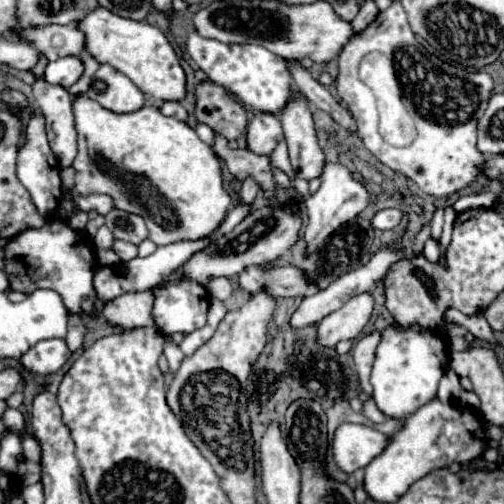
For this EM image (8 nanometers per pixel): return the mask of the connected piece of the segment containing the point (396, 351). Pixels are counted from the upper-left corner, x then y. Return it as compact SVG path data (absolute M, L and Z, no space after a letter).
M417 323L409 327L391 325L383 329L371 373L373 399L377 407L393 419L403 419L415 413L421 405L435 399L437 385L443 373L447 371L447 363L449 349L441 333L417 327Z

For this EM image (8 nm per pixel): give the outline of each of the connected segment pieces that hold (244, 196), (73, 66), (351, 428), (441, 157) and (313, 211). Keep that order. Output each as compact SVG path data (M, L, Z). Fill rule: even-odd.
M249 177L249 179L245 179L243 181L243 185L241 185L241 201L243 203L253 203L255 201L255 197L257 197L257 191L259 191L259 185L255 183L255 179L253 177Z
M69 55L65 59L57 59L57 61L51 61L45 69L45 75L43 79L53 83L53 85L61 85L65 89L69 89L73 83L79 81L79 77L83 75L83 61Z
M343 423L333 435L333 461L343 473L367 467L387 445L387 435L355 423Z
M393 1L391 7L381 11L365 31L361 31L361 33L353 35L353 39L349 39L349 43L339 53L339 75L337 75L335 83L337 83L337 93L339 93L341 101L347 105L347 109L351 111L351 115L357 121L359 135L361 135L365 147L383 165L413 179L425 193L429 193L433 197L445 197L449 193L461 191L463 187L467 187L469 183L473 183L477 179L477 175L479 175L477 165L483 161L483 155L477 151L477 145L475 145L477 143L477 119L483 115L483 111L487 107L487 101L489 101L491 89L493 89L493 81L485 71L469 73L465 69L459 69L459 67L447 63L447 61L441 61L439 57L433 57L423 45L417 43L411 27L407 23L405 9L401 7L399 1ZM369 51L381 51L383 55L389 55L395 63L397 81L401 83L401 89L407 91L405 99L411 103L413 115L417 115L417 117L413 117L413 121L417 123L417 139L413 139L411 147L389 147L389 143L385 143L385 139L381 139L381 135L377 135L377 115L373 115L373 95L369 95L369 87L365 87L365 83L361 83L357 79L357 67Z
M325 161L323 167L323 175L321 175L321 187L315 195L307 195L305 197L305 207L307 207L307 229L303 239L307 241L307 251L315 251L321 247L321 243L343 223L355 219L369 203L369 193L367 189L353 177L351 169L341 165L341 163L333 163L333 161Z

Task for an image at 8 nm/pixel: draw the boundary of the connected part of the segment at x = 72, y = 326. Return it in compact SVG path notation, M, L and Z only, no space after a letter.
M79 313L71 314L69 317L69 333L65 337L65 341L67 341L67 345L69 345L71 351L77 351L83 345L85 333L87 333L87 327L83 325L81 315Z

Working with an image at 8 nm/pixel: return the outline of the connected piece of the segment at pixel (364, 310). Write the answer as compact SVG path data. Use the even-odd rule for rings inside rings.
M369 293L351 297L341 309L329 313L319 323L319 343L333 347L343 339L355 339L367 325L373 305L375 301Z

